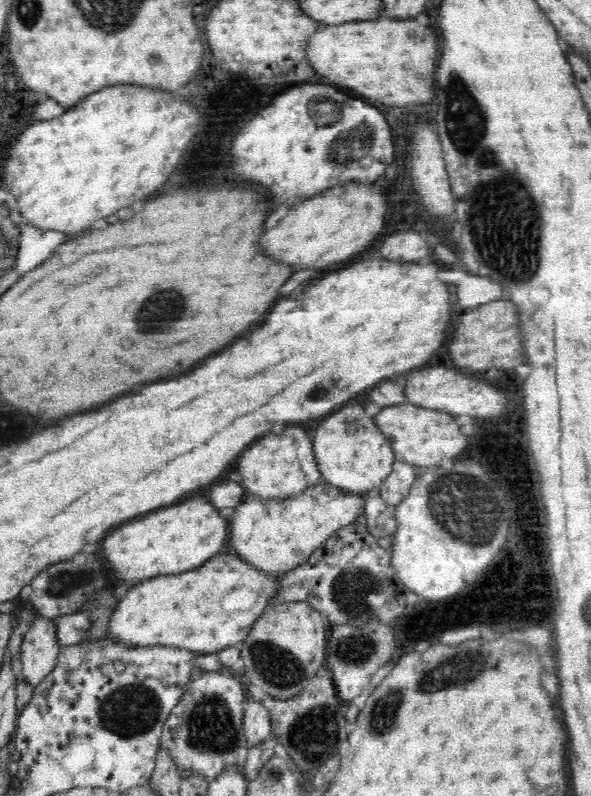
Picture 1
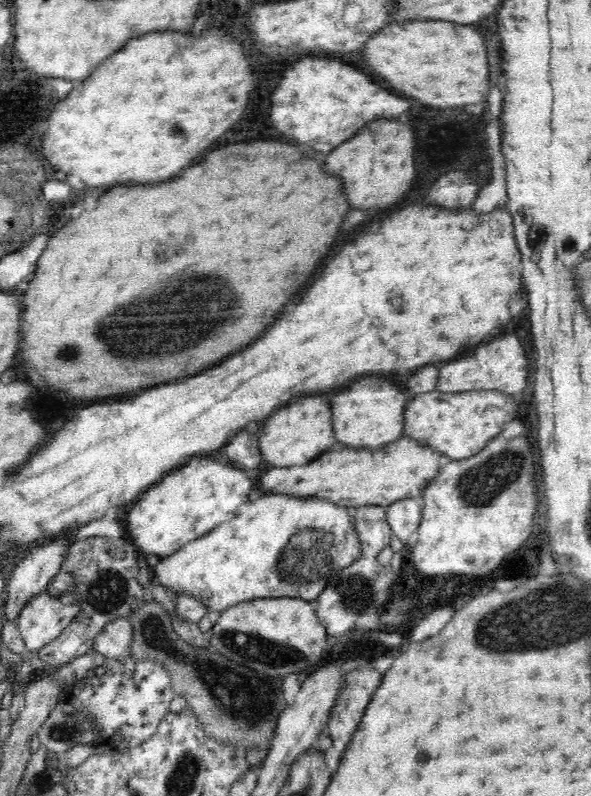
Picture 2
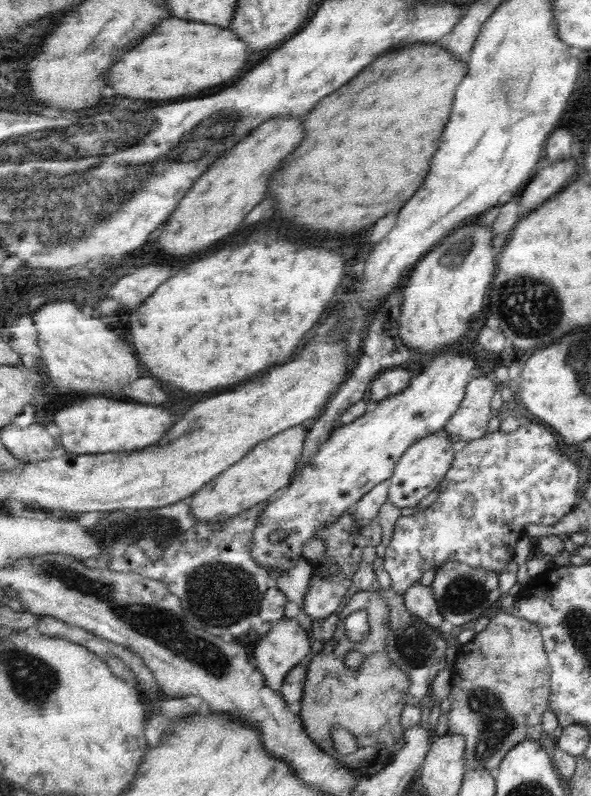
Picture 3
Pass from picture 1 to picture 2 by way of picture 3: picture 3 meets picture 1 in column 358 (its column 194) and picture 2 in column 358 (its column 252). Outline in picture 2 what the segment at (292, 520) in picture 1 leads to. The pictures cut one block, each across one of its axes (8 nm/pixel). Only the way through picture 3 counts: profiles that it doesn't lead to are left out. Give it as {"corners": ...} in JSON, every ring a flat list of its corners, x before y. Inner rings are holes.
{"corners":[[399,438,382,451,354,451,334,443,312,462,303,467,276,468,260,476,263,495,280,495,288,499,320,499,335,507,353,509,358,507,390,506,400,498,419,496,428,480,436,476,443,459,412,439]]}

